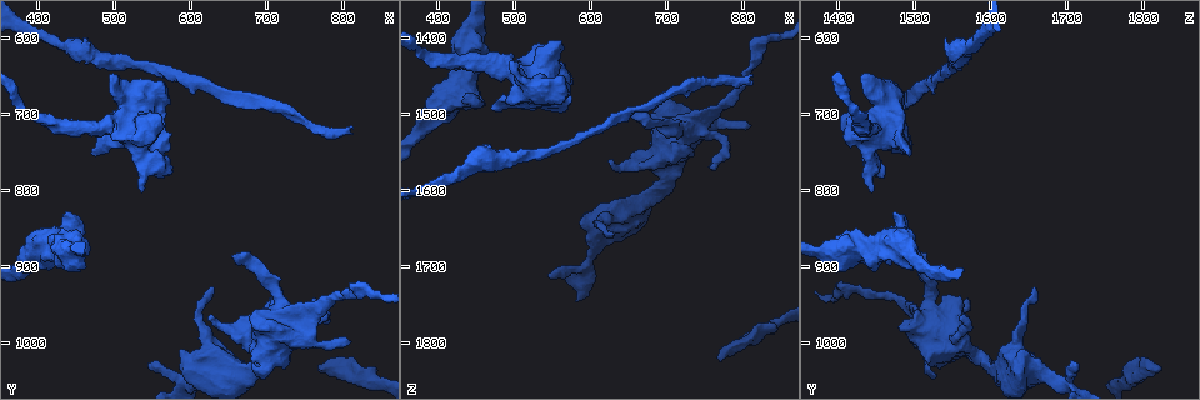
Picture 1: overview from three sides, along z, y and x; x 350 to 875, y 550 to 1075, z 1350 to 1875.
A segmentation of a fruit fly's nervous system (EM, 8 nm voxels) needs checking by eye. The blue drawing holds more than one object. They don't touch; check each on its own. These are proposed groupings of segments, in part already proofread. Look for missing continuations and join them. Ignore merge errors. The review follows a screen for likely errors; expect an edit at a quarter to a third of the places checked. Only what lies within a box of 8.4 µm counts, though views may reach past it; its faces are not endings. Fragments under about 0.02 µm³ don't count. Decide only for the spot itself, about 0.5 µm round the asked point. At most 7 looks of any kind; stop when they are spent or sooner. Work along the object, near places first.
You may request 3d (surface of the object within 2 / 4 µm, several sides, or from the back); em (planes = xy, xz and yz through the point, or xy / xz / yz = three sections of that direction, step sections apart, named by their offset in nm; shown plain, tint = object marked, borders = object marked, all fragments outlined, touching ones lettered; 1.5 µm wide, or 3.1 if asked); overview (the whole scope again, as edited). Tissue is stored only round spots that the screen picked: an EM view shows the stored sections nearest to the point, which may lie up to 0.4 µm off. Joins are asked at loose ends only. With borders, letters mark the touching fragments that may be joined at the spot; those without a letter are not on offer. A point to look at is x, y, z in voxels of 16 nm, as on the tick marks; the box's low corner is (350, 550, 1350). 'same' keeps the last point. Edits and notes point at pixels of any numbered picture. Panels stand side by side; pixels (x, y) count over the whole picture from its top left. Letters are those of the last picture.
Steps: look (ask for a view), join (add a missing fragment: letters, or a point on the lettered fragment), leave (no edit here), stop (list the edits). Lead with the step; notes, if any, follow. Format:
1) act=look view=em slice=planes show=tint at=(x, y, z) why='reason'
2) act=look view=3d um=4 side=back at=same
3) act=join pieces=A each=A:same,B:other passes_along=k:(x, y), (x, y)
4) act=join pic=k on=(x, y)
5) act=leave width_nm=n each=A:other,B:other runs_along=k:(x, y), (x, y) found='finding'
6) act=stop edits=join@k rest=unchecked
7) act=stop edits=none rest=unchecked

act=look view=em slice=planes show=borders at=(560, 705, 1400) why='thick end'

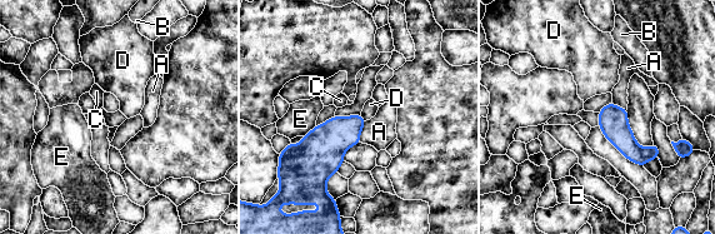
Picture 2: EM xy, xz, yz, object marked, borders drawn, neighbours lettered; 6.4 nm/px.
act=leave each=A:other,B:other,C:other,D:other,E:other border=2:(360, 115), (365, 120) found='none of them fits'

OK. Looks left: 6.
act=look view=em slice=planes show=borders at=(815, 725, 1455) why='an open end'

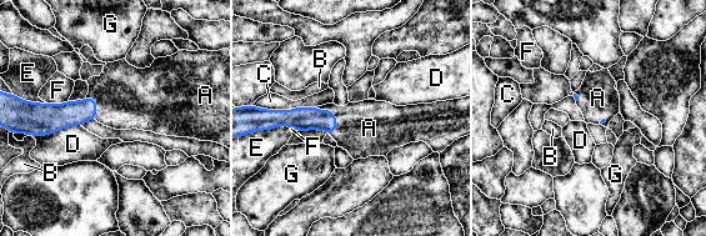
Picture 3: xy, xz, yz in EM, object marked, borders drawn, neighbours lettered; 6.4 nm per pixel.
act=join pieces=A each=A:same,B:other,C:other,D:other,E:other,F:other,G:other passes_along=3:(301, 119), (333, 113), (367, 127) found='the cell continues'

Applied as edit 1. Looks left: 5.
act=look view=3d um=2 at=(810, 1000, 1515) why='an open end'

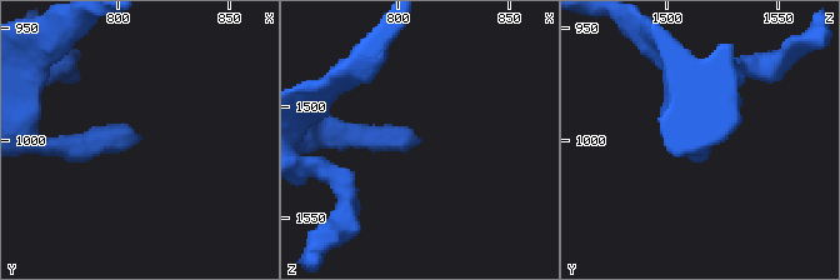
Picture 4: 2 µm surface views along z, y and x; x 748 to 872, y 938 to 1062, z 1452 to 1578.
act=look view=em slice=planes show=borders at=(807, 1002, 1516)

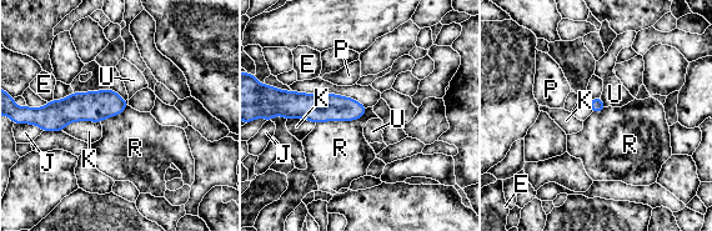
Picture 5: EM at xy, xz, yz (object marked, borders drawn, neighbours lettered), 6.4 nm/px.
act=leave each=E:other,J:other,K:other,P:other,R:other,U:other found='none of them fits'

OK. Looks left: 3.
act=stop edits=join@3 rest=unchecked

